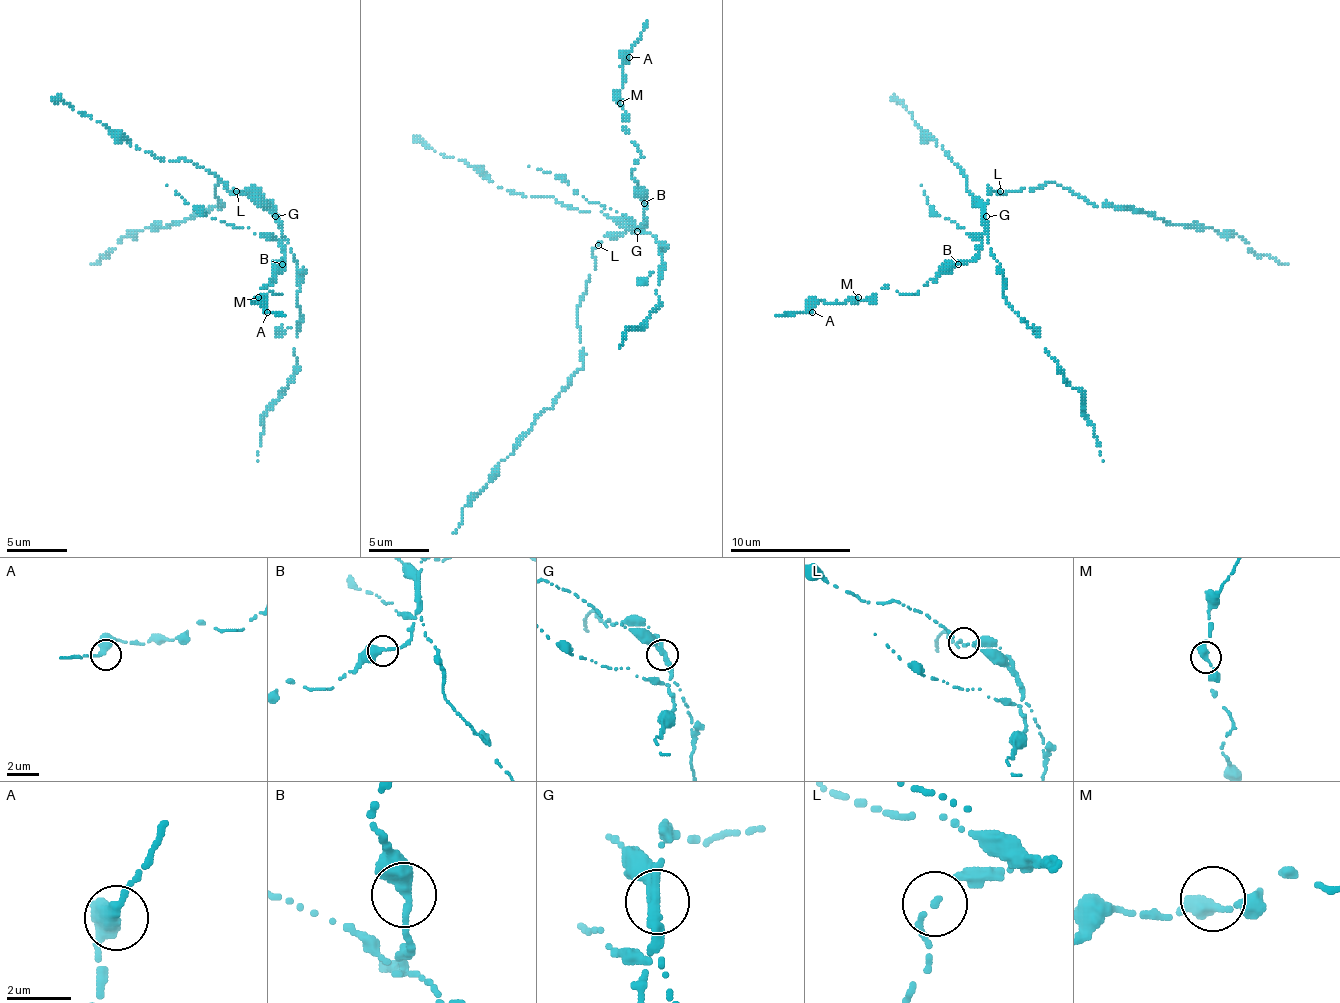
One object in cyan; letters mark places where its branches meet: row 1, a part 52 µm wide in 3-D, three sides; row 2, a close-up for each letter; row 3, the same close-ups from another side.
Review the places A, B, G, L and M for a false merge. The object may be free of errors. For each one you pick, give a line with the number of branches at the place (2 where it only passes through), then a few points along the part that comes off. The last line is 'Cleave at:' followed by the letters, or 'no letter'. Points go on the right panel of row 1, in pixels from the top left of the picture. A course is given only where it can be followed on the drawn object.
G: 2 | (985, 215), (967, 191), (964, 170), (891, 97)
Cleave at: G

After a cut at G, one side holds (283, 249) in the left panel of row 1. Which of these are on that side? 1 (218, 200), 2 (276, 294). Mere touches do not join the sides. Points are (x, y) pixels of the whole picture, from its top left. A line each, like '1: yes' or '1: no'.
1: yes
2: yes

